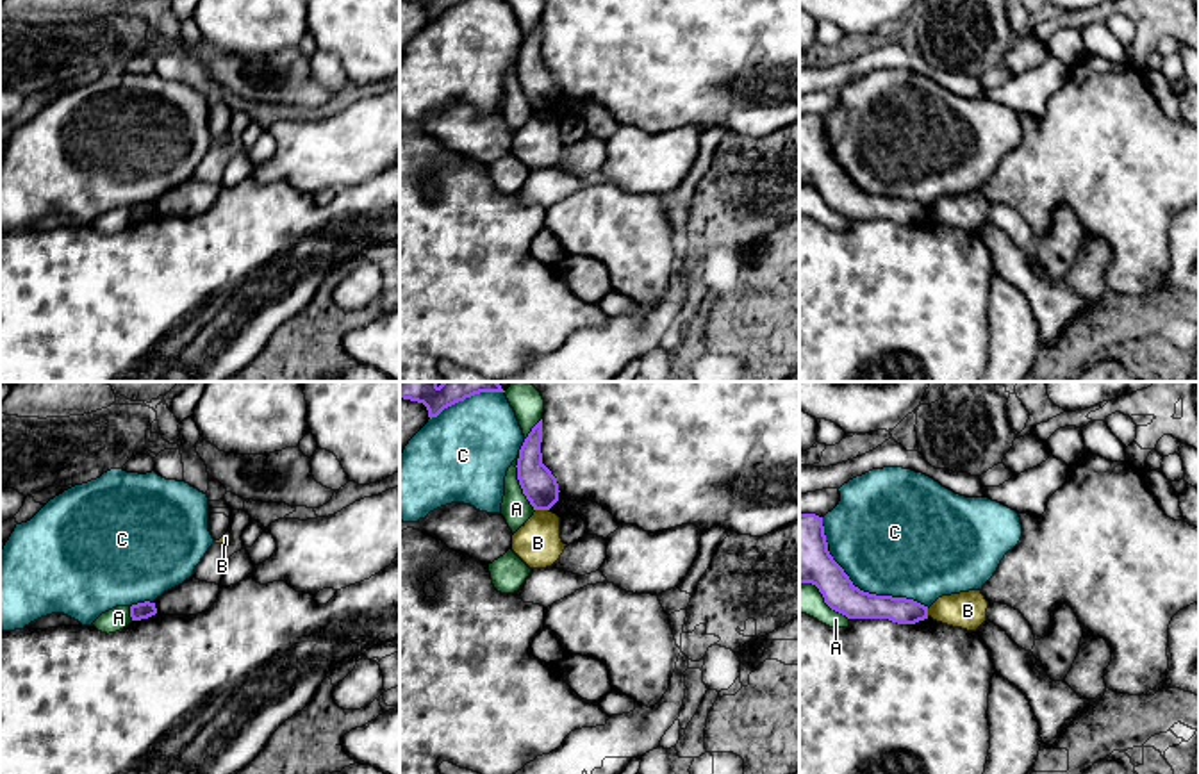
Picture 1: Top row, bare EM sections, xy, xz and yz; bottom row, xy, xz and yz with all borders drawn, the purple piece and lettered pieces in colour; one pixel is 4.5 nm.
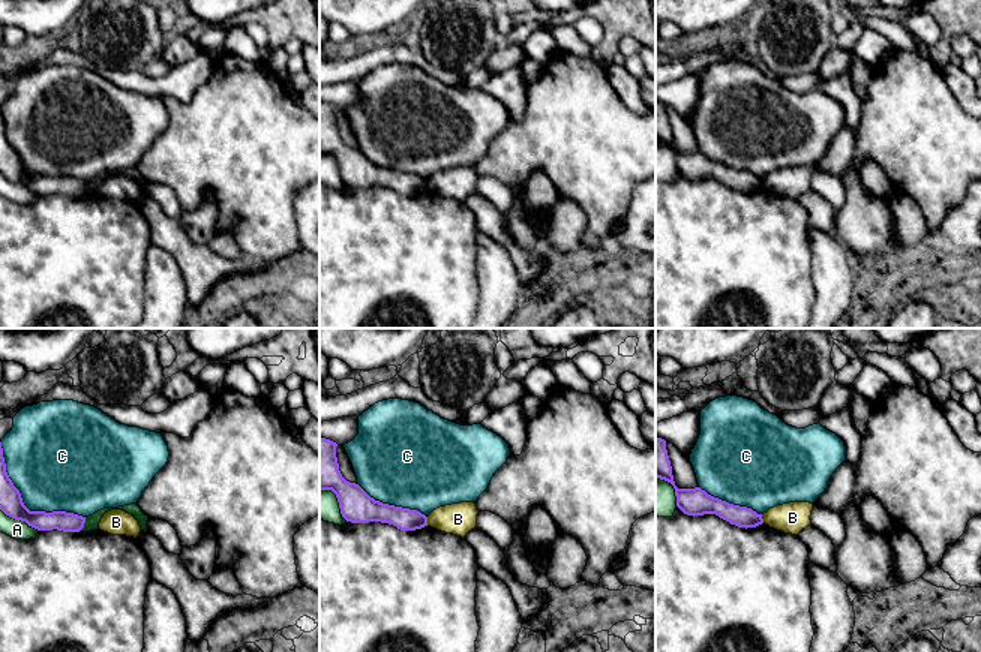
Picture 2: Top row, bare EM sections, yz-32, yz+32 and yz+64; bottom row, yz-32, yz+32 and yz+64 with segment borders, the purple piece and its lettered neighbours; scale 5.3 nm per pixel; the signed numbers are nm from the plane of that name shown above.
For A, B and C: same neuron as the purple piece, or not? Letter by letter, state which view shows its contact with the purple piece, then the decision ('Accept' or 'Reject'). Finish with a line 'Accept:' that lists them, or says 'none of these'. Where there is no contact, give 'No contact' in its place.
A: Touches purple in xz. Reject
B: Touches purple in xz. Reject
C: Touches purple in yz. Reject
Accept: none of these

